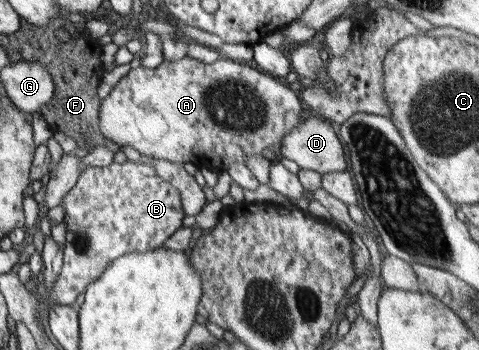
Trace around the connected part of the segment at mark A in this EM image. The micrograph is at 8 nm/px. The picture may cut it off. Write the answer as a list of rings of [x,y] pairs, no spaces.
[[[188,56],[174,62],[162,62],[160,66],[152,69],[144,68],[142,65],[137,69],[131,69],[130,72],[114,86],[112,92],[101,100],[99,129],[104,137],[111,139],[119,146],[124,146],[125,149],[133,147],[136,151],[139,151],[141,155],[148,155],[148,157],[155,159],[166,159],[180,164],[193,163],[199,169],[211,168],[215,171],[220,169],[228,170],[229,165],[233,163],[245,163],[247,154],[261,156],[262,151],[264,151],[266,147],[268,147],[270,151],[273,151],[276,157],[279,158],[284,136],[287,135],[287,133],[291,133],[295,127],[301,125],[303,119],[305,119],[302,103],[296,94],[297,91],[294,91],[292,87],[284,85],[277,77],[273,77],[264,72],[260,73],[258,68],[250,67],[248,64],[240,63],[230,58],[219,58],[215,63],[207,65],[198,59]]]

